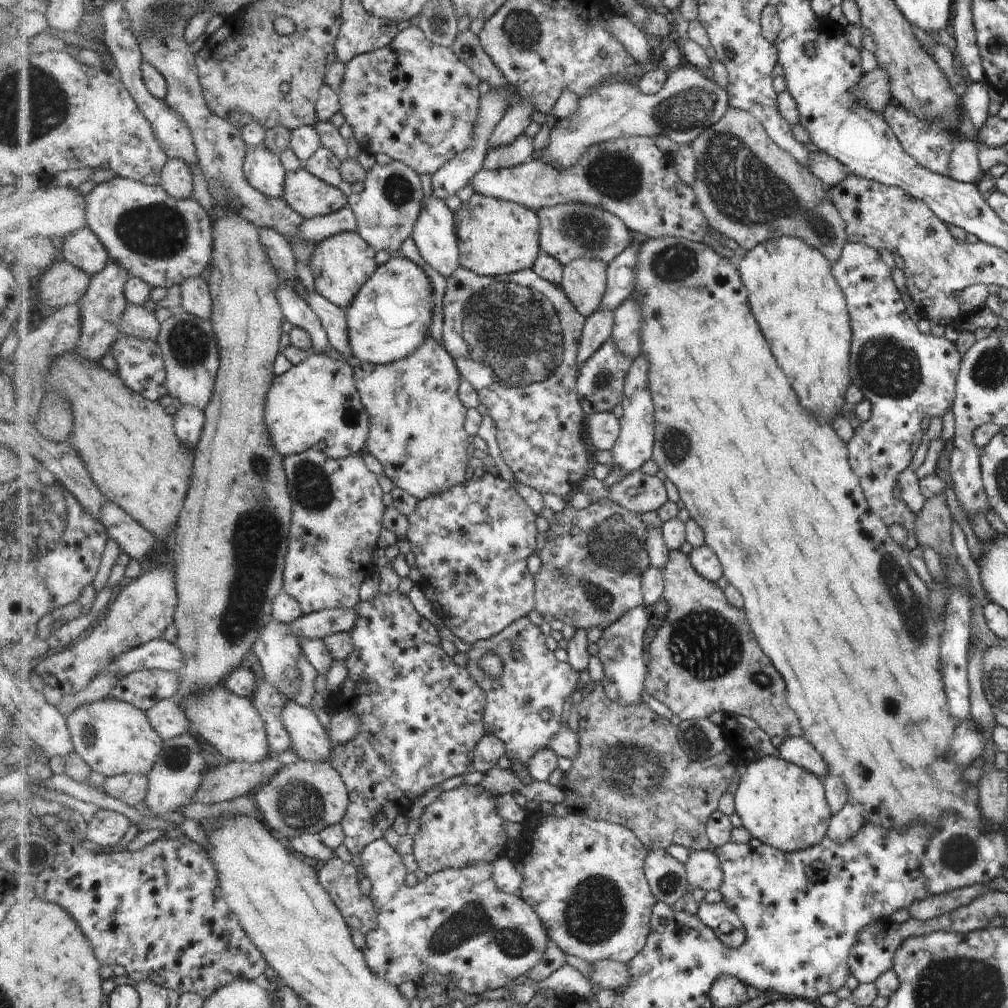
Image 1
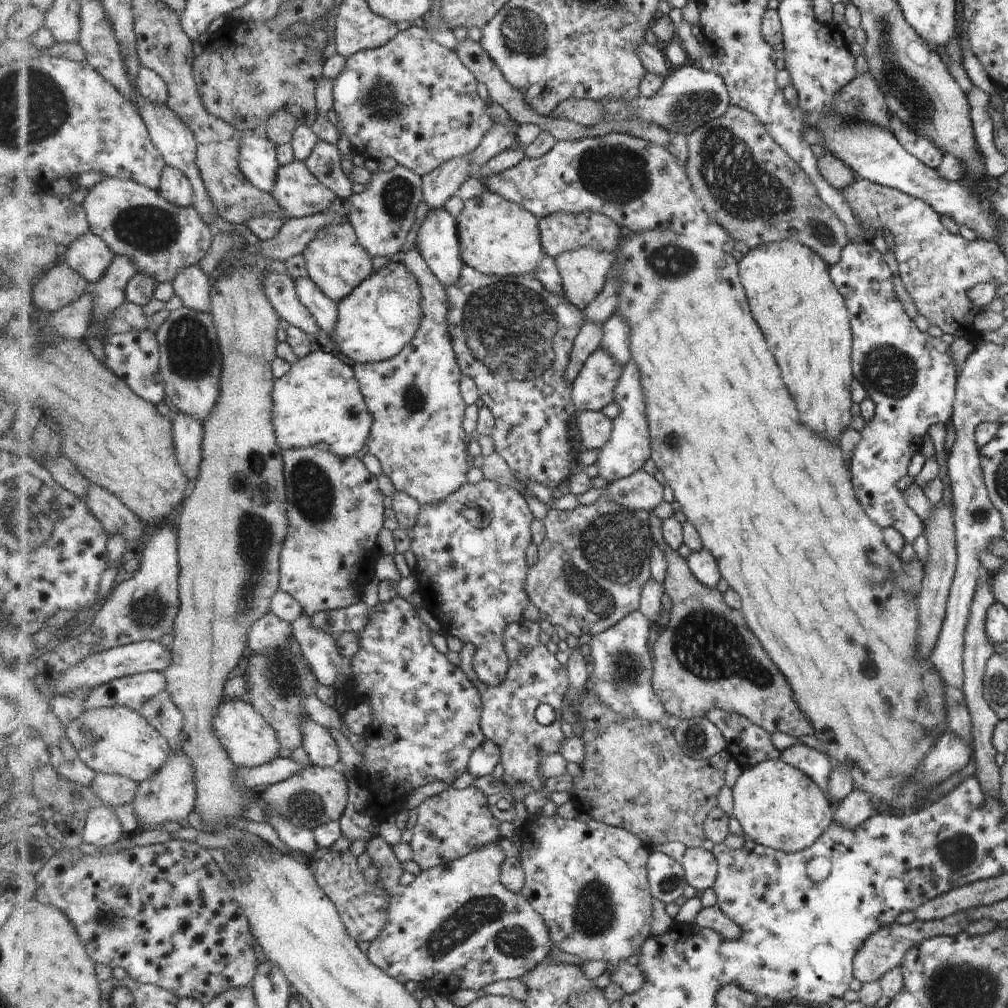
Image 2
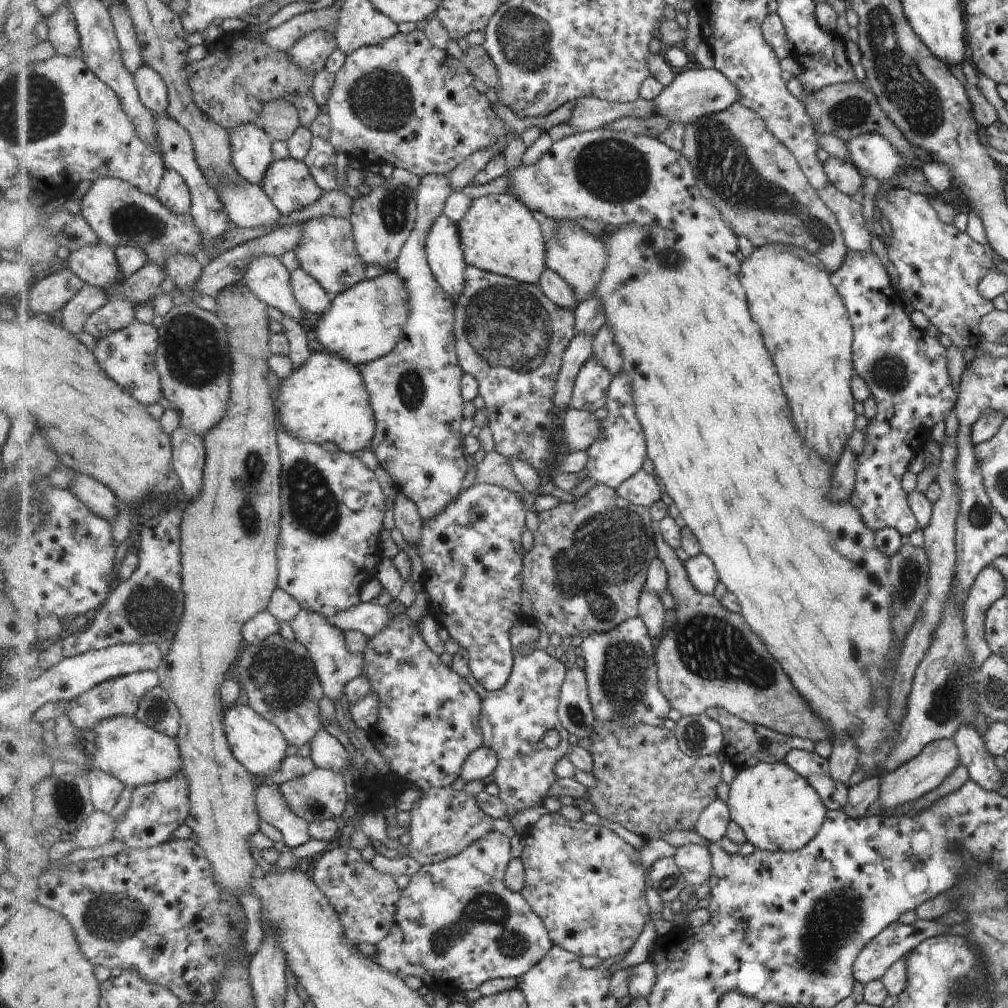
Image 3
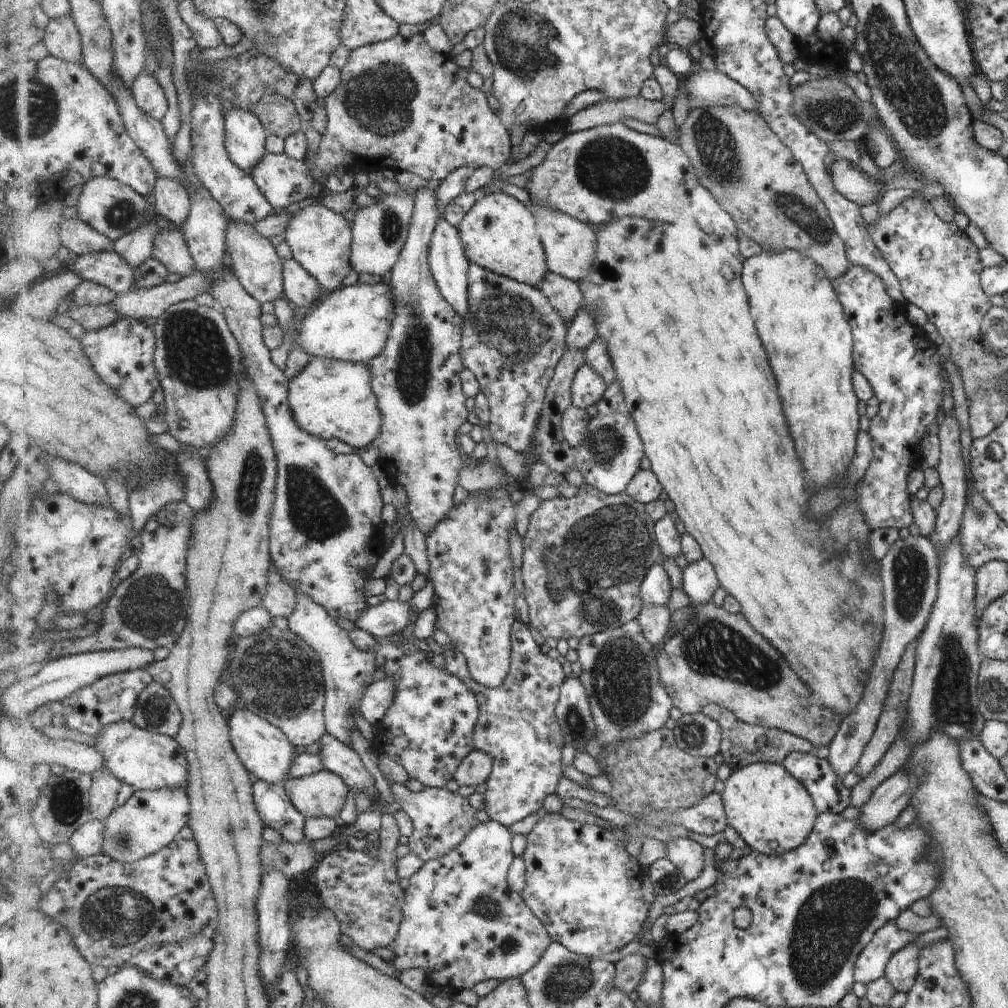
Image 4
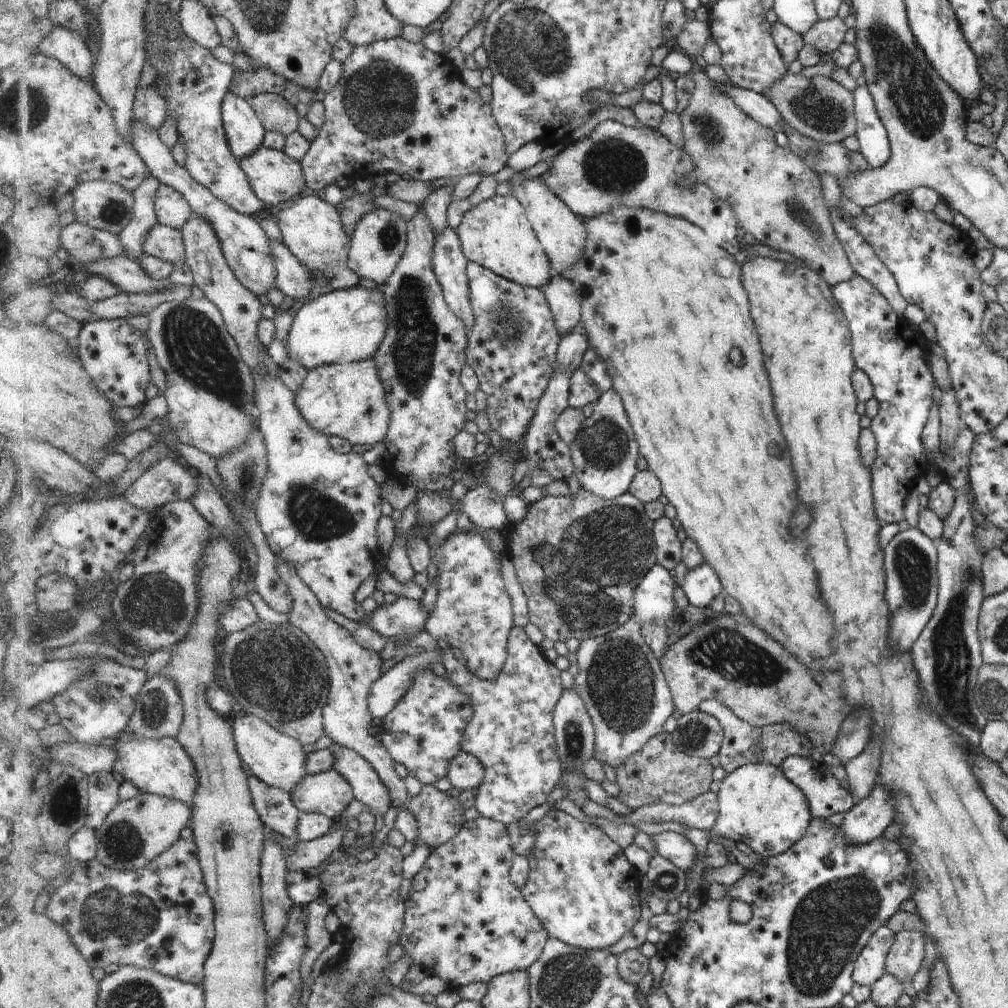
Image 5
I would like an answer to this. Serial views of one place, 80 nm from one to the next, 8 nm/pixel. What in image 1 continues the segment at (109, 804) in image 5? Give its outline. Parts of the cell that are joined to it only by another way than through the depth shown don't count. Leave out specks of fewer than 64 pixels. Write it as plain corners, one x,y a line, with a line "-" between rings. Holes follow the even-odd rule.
137,773
115,775
106,780
103,788
107,795
133,806
144,802
149,786
148,776

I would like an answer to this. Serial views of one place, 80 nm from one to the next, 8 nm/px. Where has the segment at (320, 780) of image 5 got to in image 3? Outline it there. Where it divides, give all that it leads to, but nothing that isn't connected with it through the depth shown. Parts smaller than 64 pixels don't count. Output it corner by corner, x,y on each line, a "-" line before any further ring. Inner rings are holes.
317,768
311,774
285,782
281,785
281,792
287,804
291,806
291,810
303,820
307,820
308,824
343,818
348,807
349,796
347,796
347,786
345,786
343,776
329,769

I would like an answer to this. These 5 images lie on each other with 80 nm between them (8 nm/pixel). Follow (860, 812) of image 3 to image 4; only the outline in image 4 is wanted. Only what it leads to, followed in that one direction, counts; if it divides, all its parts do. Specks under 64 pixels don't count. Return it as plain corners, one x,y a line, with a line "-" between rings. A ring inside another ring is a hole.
958,534
950,542
951,550
945,550
942,558
937,562
938,579
936,586
936,599
930,608
928,619
921,630
921,634
917,636
915,648
915,660
912,674
912,683
907,699
907,716
905,716
905,724
901,728
901,734
895,738
895,742
889,746
889,750
883,754
883,758
879,760
879,766
870,770
870,773
862,778
862,781
856,783
850,789
850,806
860,809
862,805
871,798
872,790
886,778
889,778
895,770
903,768
909,760
911,748
919,746
921,742
925,742
929,738
931,732
943,732
945,736
952,739
960,739
965,737
977,737
984,725
984,718
978,711
978,698
976,695
976,674
979,668
982,655
977,648
977,632
974,622
974,572
960,553
958,547

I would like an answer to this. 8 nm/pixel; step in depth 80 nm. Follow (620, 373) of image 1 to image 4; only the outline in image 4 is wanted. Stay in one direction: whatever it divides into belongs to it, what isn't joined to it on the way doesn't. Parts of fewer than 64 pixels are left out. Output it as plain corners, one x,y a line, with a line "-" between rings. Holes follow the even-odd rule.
585,363
576,374
572,384
572,404
587,410
601,402
608,390
606,380
590,365

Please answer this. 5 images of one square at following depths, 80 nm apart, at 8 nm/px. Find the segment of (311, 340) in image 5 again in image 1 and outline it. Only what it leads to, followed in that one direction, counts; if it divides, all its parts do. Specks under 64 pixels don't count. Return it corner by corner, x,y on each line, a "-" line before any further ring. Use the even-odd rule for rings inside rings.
398,253
383,263
371,279
361,287
353,304
346,310
350,341
355,356
361,361
374,365
385,365
411,356
429,337
433,324
433,282
425,270
413,260

